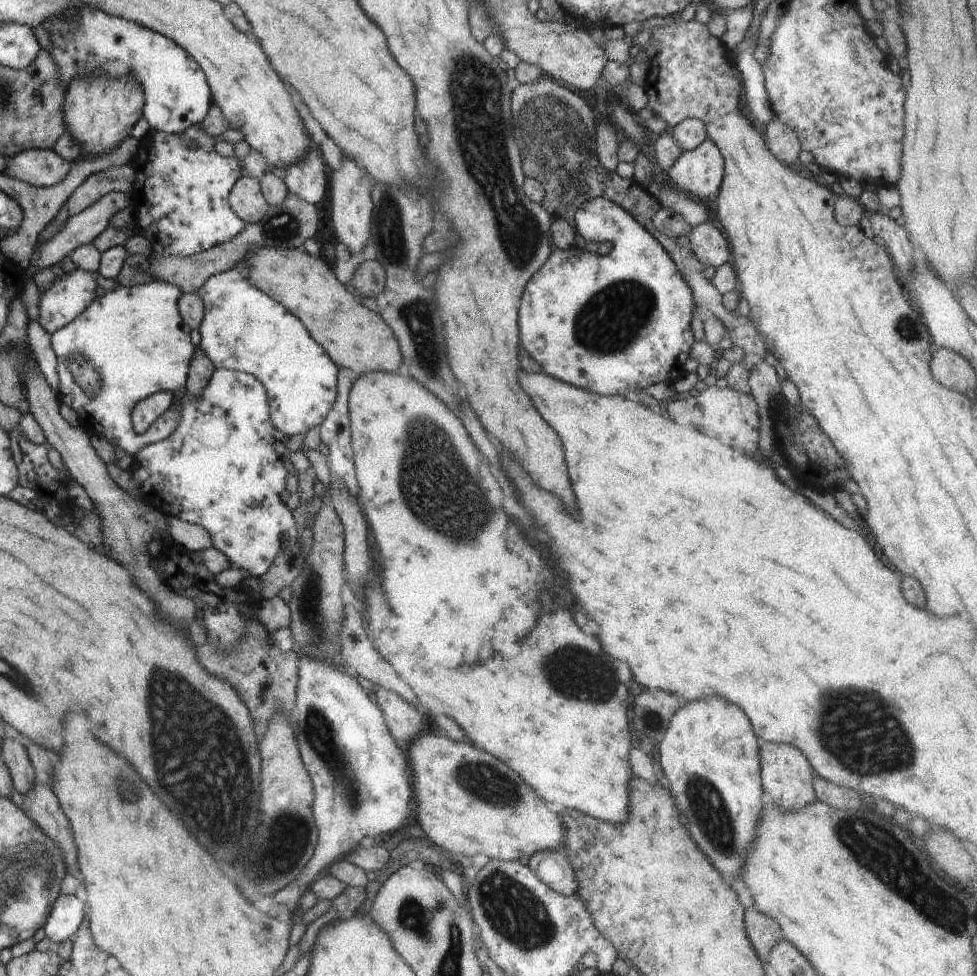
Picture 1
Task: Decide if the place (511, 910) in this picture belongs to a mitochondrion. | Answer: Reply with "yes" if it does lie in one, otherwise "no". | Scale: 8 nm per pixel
yes

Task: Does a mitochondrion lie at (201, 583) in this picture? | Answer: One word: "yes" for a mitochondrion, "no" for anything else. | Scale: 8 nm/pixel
no

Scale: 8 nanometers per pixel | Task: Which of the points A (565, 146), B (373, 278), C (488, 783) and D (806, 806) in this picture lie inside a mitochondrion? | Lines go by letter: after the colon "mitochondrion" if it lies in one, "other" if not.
A: mitochondrion
B: mitochondrion
C: mitochondrion
D: other

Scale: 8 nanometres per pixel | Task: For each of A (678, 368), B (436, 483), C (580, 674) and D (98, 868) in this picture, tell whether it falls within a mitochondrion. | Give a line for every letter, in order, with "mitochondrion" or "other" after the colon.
A: other
B: mitochondrion
C: mitochondrion
D: other

